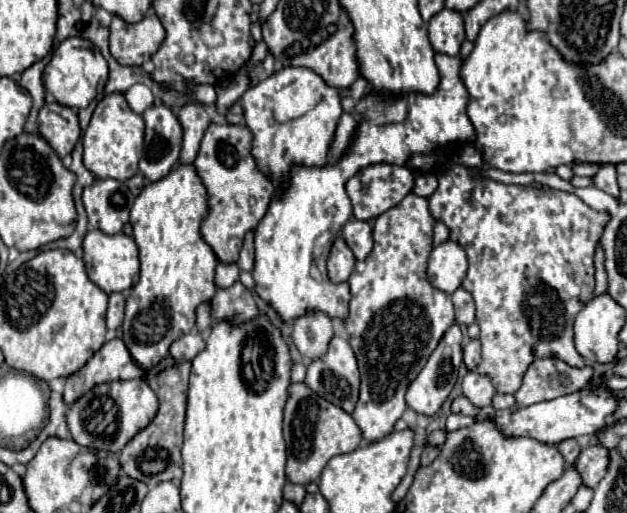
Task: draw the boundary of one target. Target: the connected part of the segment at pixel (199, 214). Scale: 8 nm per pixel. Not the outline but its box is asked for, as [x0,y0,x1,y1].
[122,166,218,372]

